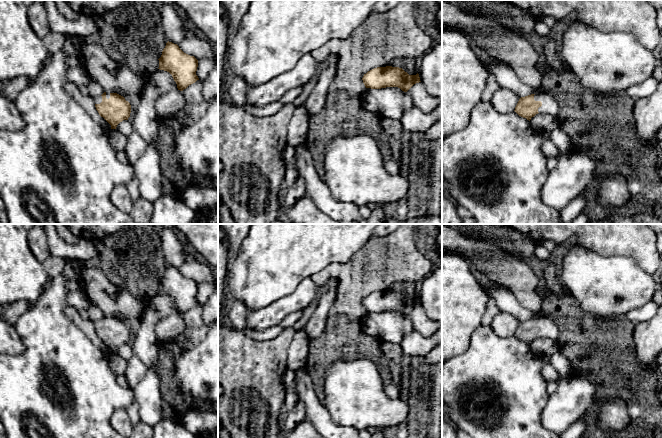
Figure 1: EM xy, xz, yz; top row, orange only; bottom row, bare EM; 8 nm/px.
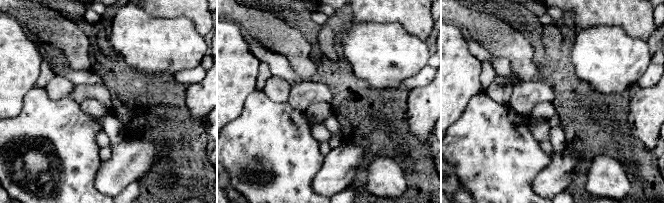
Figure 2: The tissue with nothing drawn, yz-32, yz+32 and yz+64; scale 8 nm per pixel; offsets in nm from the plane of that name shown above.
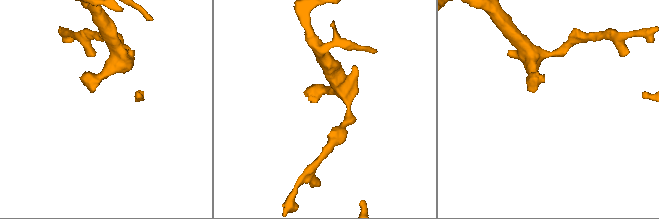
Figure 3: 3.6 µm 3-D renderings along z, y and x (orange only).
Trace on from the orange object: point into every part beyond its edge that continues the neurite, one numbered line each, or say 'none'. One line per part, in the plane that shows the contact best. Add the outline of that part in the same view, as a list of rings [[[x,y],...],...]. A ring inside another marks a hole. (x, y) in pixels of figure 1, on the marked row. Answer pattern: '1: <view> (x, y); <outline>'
1: yz (549, 105); [[[538,93],[534,95],[535,101],[541,101],[542,106],[538,108],[538,112],[542,114],[550,114],[557,118],[559,115],[559,106],[555,98],[550,93]]]

